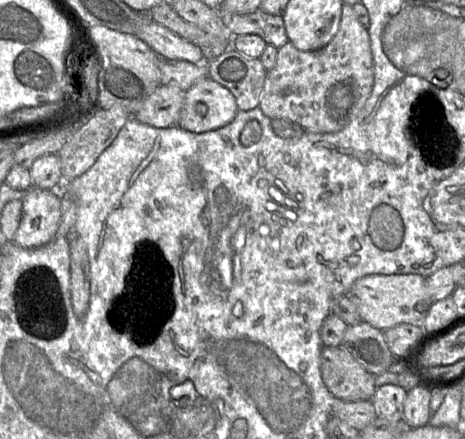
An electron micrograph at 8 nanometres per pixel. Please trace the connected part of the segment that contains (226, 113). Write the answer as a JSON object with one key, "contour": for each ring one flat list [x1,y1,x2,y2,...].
{"contour":[[206,76,186,91,177,126,203,133,226,126,238,111,231,91]]}

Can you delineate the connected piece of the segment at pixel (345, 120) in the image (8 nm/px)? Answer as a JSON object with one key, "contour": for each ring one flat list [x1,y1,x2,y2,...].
{"contour":[[343,3,339,29,323,48,301,51,290,41,278,49,274,66,267,70,259,107,270,119,291,120,307,132,334,133,343,130,364,108,374,85,374,64,369,33,357,19,353,7]]}

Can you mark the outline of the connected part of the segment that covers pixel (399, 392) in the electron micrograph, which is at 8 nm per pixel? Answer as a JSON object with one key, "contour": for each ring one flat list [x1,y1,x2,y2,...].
{"contour":[[391,384,377,387,371,399,377,416,388,421,400,422,403,419,407,392,404,388]]}

